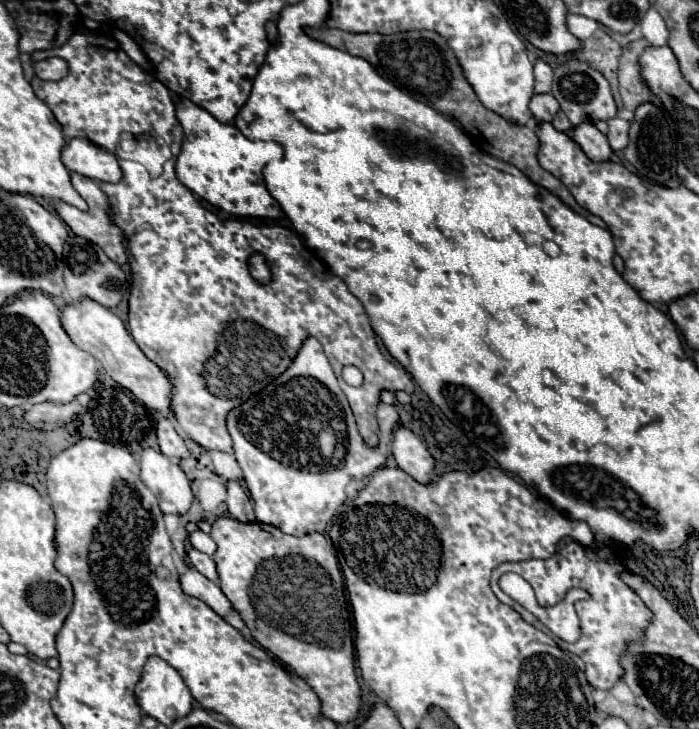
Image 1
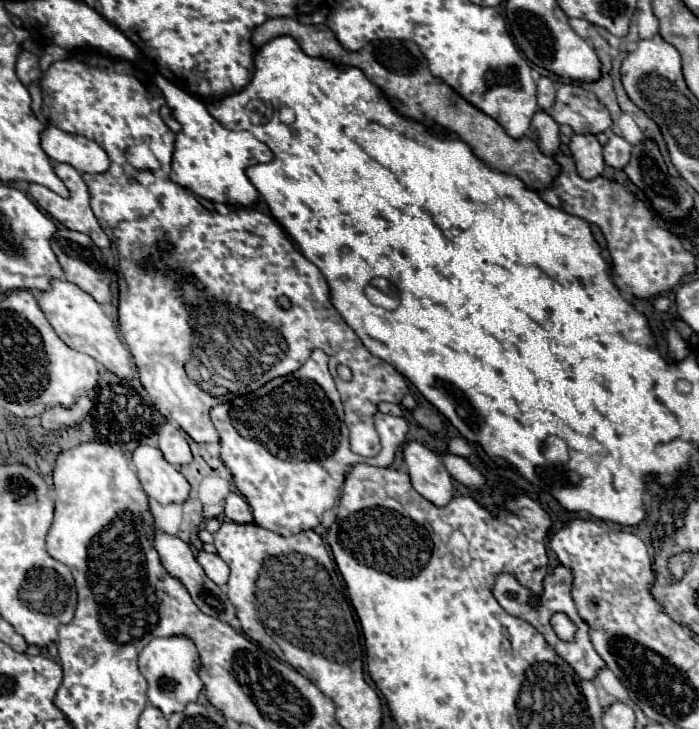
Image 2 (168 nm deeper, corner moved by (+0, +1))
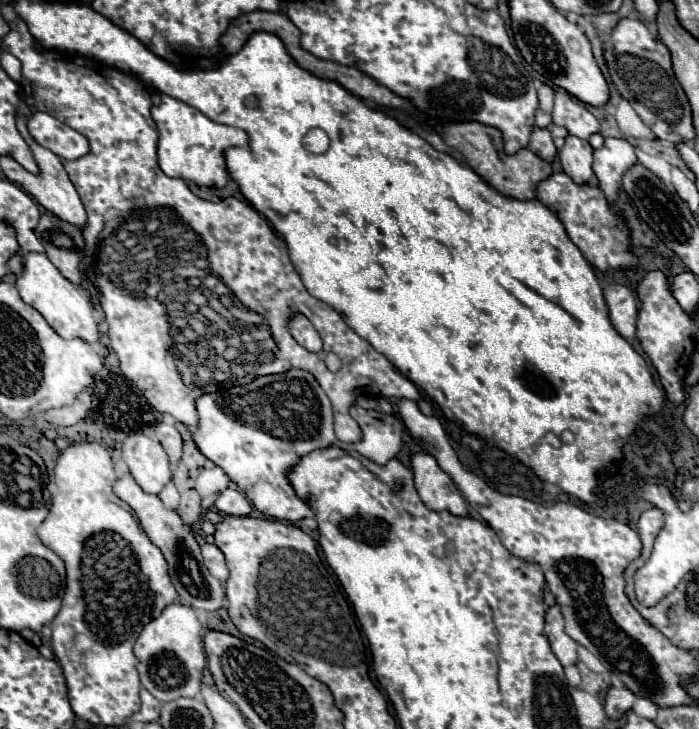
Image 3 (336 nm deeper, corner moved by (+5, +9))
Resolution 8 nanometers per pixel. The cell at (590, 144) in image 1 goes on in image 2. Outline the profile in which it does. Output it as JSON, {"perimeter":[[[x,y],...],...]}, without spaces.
{"perimeter":[[[572,135],[570,153],[576,159],[578,173],[584,179],[594,179],[602,175],[606,163],[602,157],[602,145],[594,135]]]}

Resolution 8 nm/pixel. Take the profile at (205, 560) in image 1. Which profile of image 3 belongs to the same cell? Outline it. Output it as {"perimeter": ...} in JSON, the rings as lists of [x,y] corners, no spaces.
{"perimeter":[[[201,545],[201,553],[205,559],[205,567],[209,569],[209,573],[213,577],[217,577],[219,581],[225,581],[229,577],[229,569],[225,565],[225,555],[221,553],[221,549],[217,545]]]}

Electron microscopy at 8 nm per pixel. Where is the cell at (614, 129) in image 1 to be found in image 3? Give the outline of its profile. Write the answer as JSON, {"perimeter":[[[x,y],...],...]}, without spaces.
{"perimeter":[[[609,137],[605,145],[593,153],[593,173],[599,179],[599,187],[605,193],[609,205],[619,199],[623,173],[637,163],[635,147],[627,139]]]}

